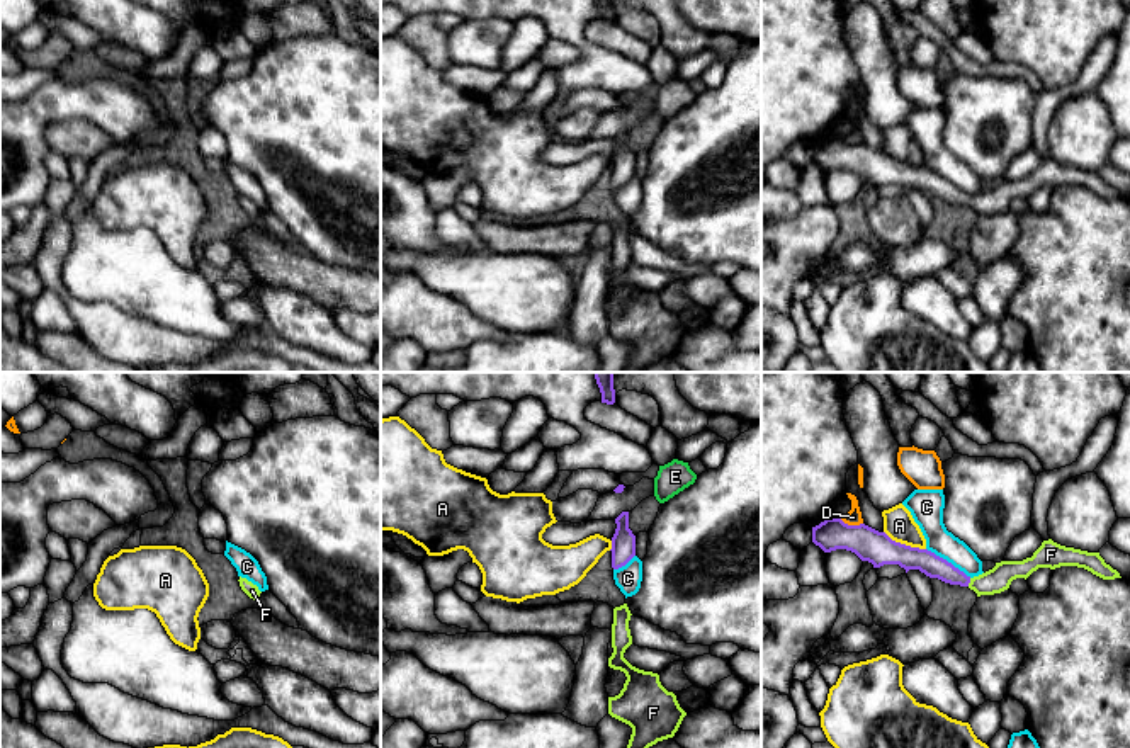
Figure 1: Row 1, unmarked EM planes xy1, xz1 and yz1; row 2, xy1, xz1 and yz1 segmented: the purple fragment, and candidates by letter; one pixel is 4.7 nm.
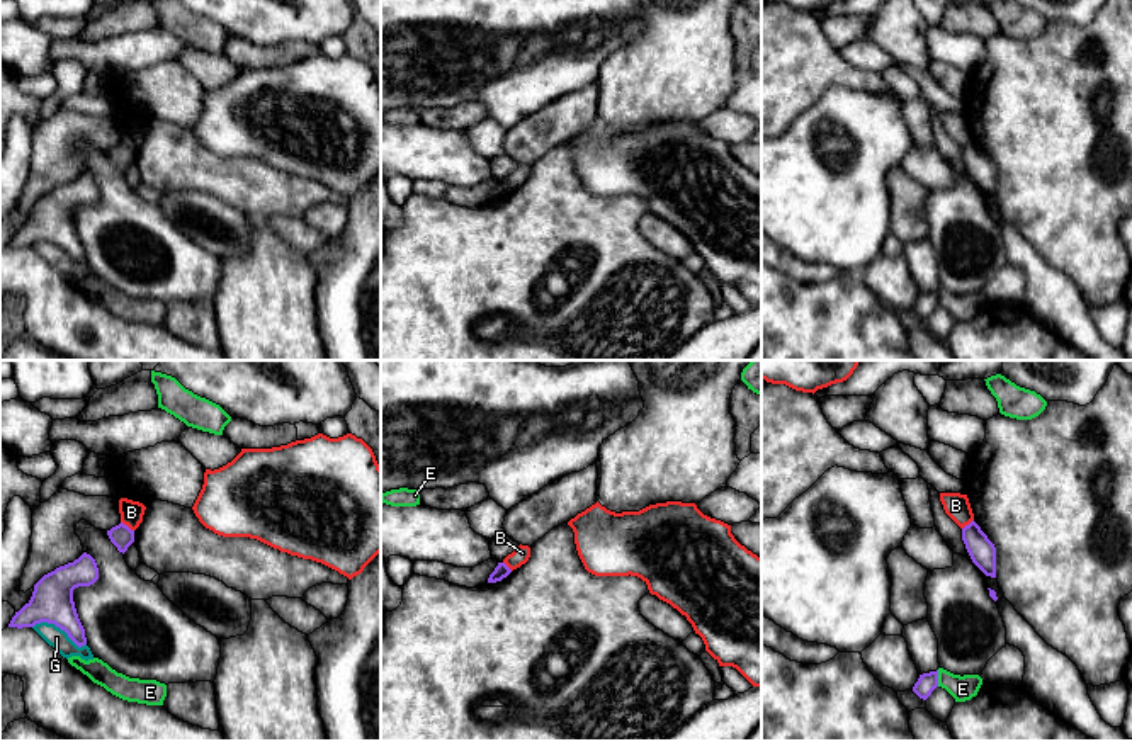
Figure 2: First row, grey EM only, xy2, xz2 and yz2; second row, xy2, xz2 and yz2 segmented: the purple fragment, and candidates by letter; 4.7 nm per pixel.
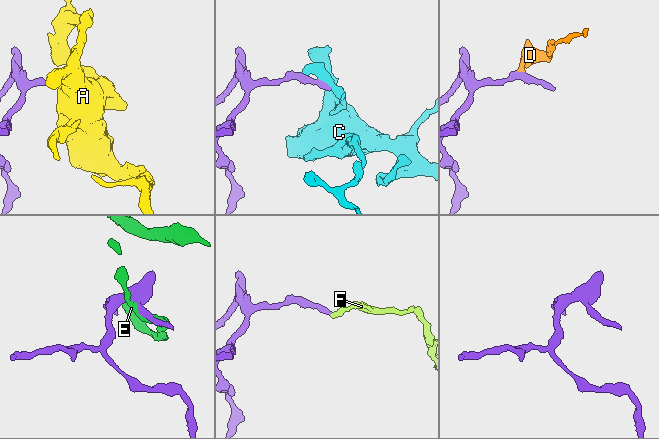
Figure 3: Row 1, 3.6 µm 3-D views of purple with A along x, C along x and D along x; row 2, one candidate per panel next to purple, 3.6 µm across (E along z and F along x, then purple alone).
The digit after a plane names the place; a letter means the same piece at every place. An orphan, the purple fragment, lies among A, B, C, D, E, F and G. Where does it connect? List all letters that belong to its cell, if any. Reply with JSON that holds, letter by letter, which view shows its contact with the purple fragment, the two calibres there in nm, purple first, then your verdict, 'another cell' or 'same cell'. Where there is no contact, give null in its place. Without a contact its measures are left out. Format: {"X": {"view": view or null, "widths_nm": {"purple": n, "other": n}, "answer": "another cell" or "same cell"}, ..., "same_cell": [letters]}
{"A": {"view": "yz1", "widths_nm": {"purple": 160, "other": 150}, "answer": "another cell"}, "B": {"view": "xy2", "widths_nm": {"purple": 110, "other": 110}, "answer": "another cell"}, "C": {"view": "yz1", "widths_nm": {"purple": 110, "other": 140}, "answer": "another cell"}, "D": {"view": "yz1", "widths_nm": {"purple": 160, "other": 80}, "answer": "another cell"}, "E": {"view": "yz2", "widths_nm": {"purple": 90, "other": 120}, "answer": "another cell"}, "F": {"view": "yz1", "widths_nm": {"purple": 110, "other": 120}, "answer": "same cell"}, "G": {"view": "xy2", "widths_nm": {"purple": 200, "other": 90}, "answer": "another cell"}, "same_cell": ["F"]}

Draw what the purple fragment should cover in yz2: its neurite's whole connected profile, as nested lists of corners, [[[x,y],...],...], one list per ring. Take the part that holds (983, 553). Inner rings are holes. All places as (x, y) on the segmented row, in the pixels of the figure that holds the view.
[[[972,520],[962,529],[962,540],[972,563],[991,578],[996,578],[996,547]]]

